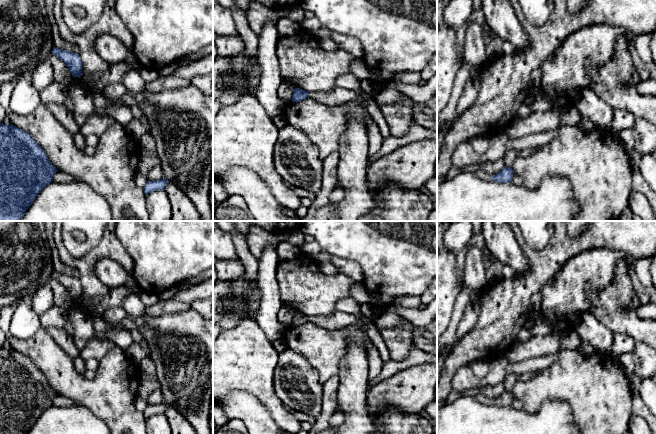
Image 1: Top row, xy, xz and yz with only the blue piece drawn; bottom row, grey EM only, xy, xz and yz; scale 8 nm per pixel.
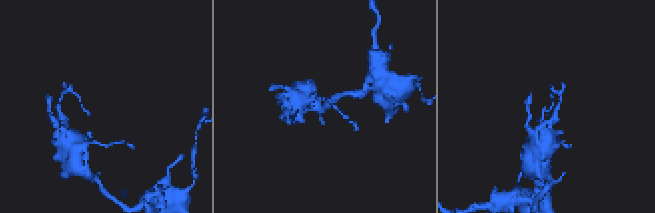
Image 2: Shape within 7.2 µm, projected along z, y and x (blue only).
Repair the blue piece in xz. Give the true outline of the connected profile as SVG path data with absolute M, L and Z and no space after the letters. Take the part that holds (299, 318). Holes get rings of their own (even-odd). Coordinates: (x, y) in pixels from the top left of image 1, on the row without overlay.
M334 311L330 315L324 316L308 316L300 312L295 312L292 325L299 326L306 322L312 322L319 327L328 330L343 329L348 325L355 325L361 328L364 334L367 335L367 318L357 317L349 313L342 313L339 311Z

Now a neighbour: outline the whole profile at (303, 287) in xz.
M305 255L290 260L279 259L276 277L283 305L308 316L327 316L333 313L335 304L349 297L351 286L355 283L341 273L325 275L316 260Z

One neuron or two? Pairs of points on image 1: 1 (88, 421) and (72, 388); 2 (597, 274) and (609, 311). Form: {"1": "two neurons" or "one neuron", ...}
{"1": "two neurons", "2": "two neurons"}

